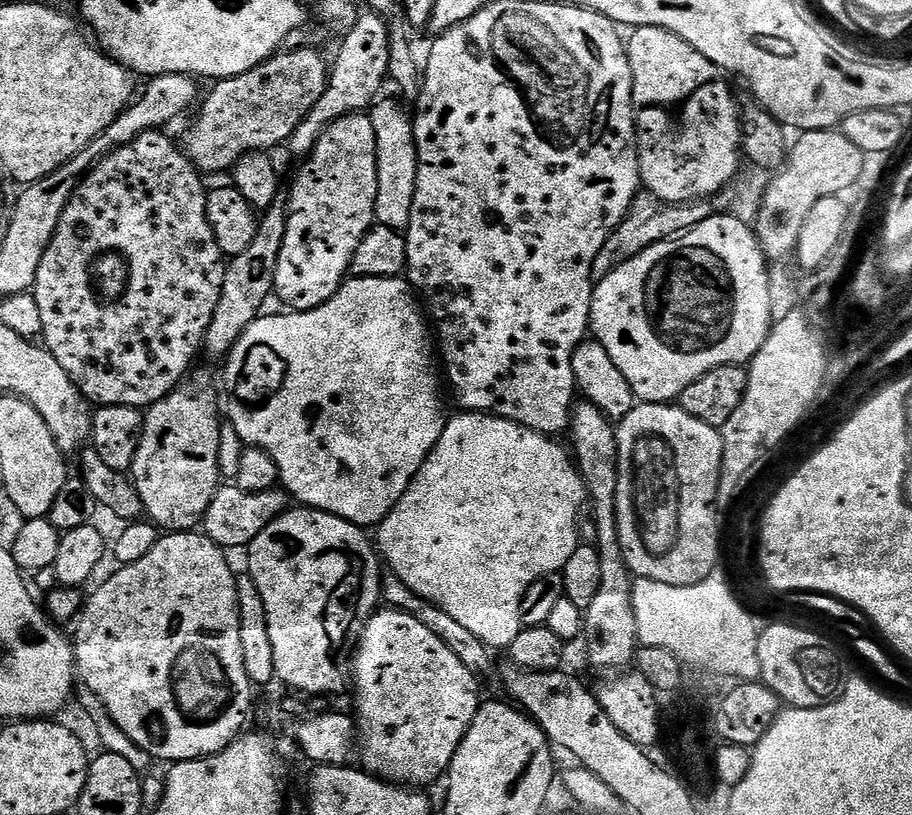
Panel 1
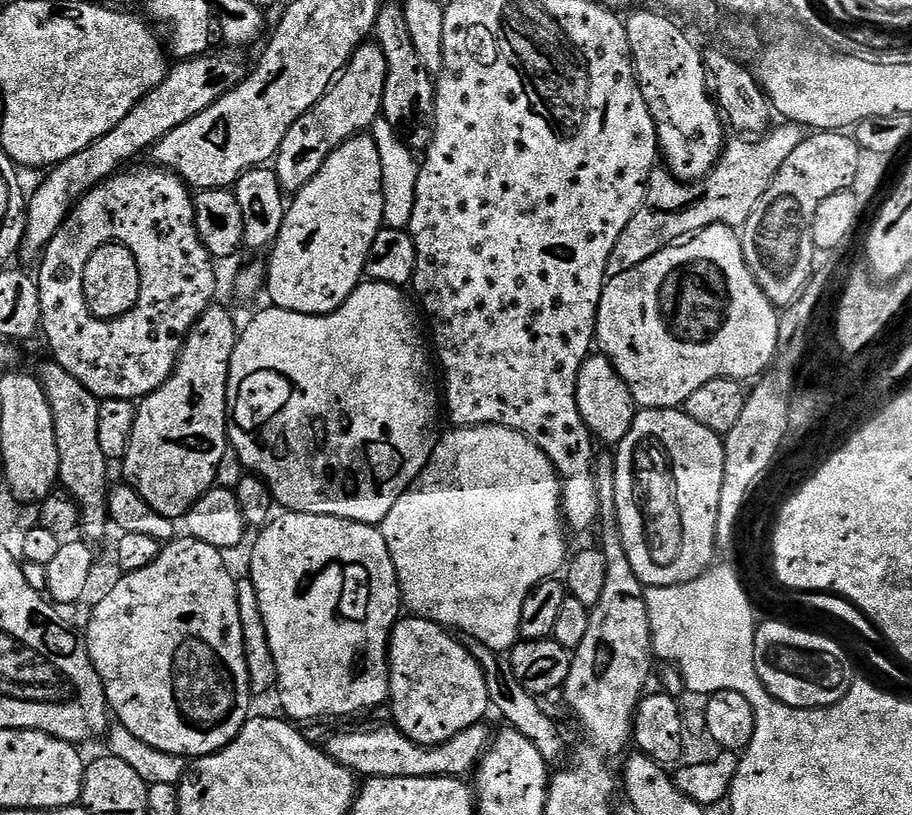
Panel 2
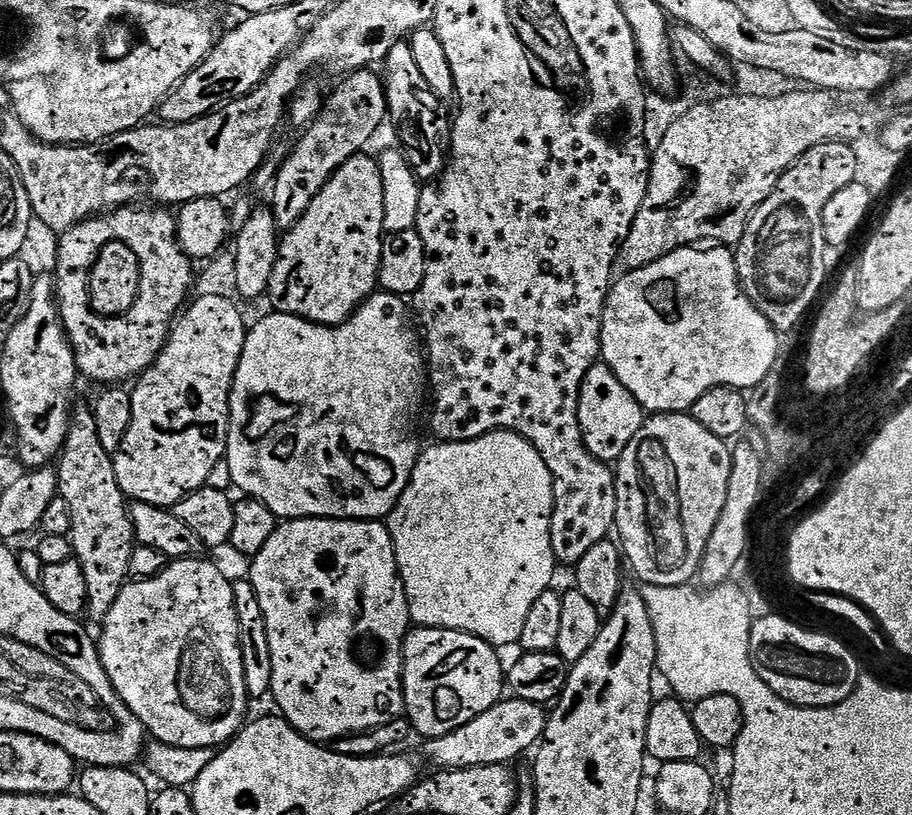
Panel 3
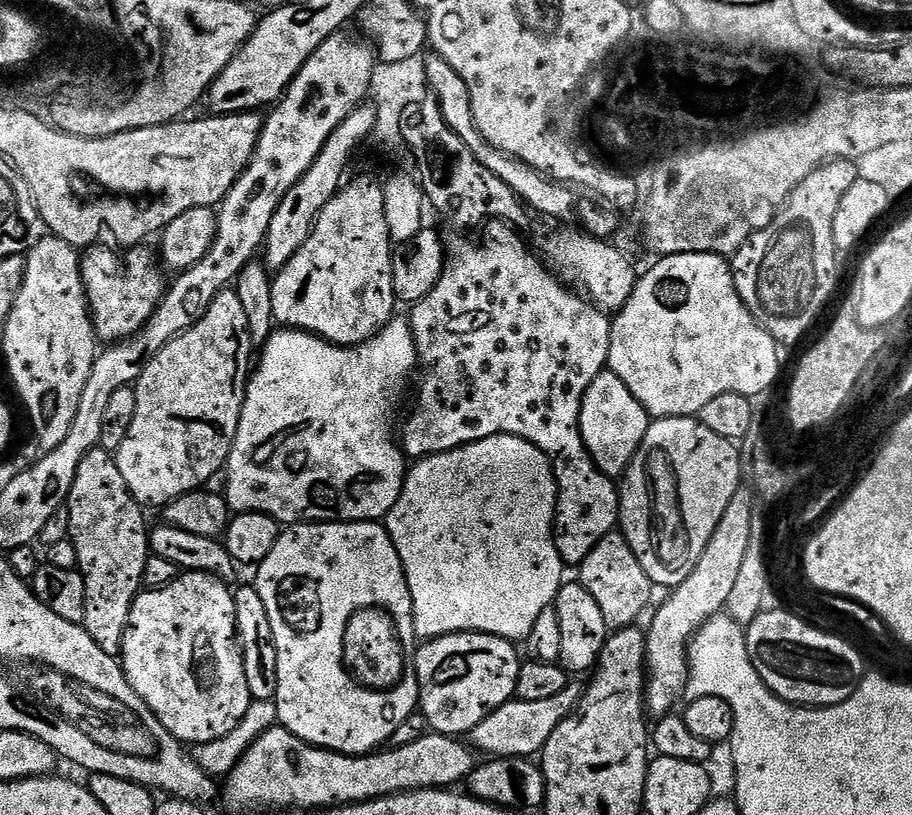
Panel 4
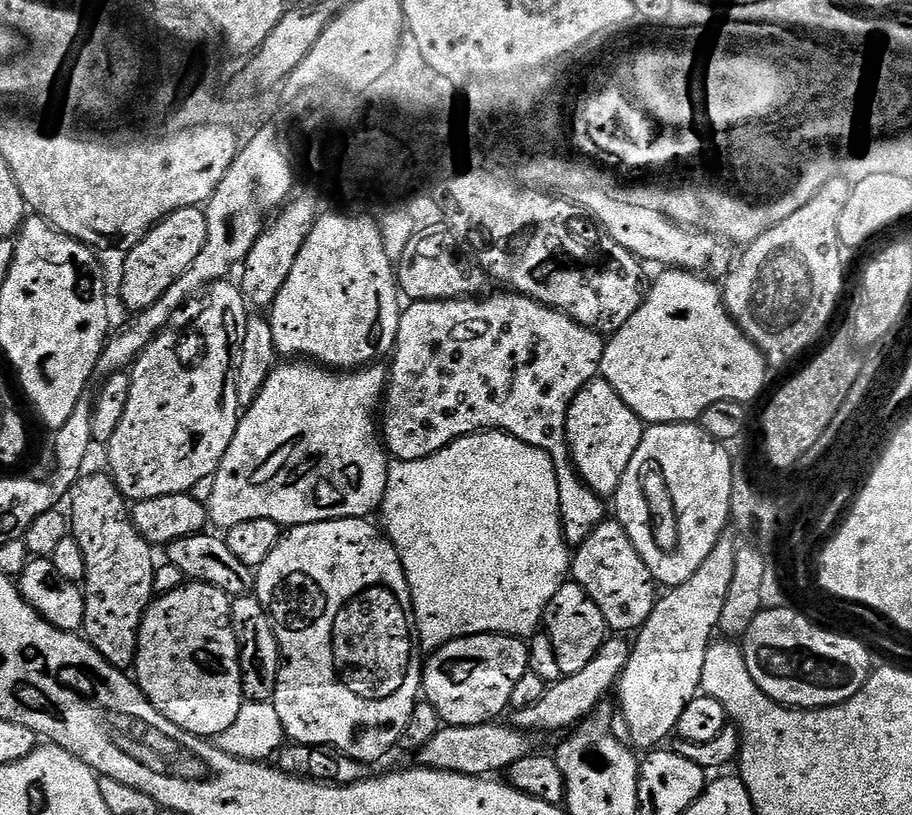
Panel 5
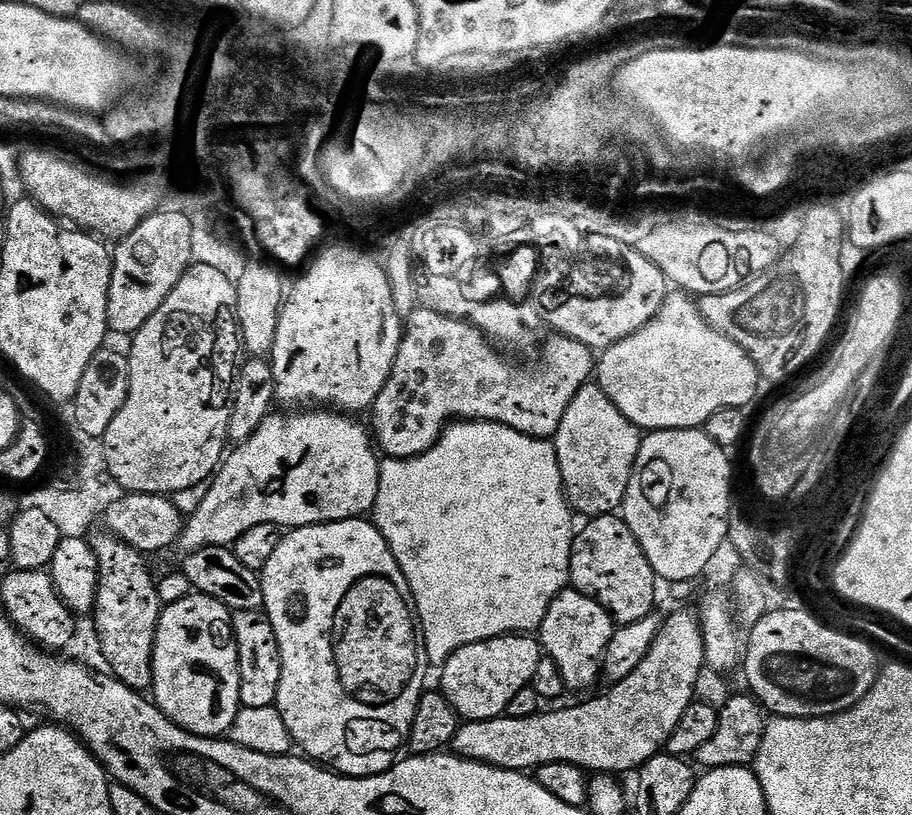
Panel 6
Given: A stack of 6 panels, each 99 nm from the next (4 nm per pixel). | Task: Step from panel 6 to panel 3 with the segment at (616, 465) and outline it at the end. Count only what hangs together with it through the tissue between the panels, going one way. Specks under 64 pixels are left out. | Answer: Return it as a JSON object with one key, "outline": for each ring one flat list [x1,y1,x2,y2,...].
{"outline":[[598,362,590,366,586,378,580,387,580,397,578,398,578,422,584,435,584,445,594,458,605,462,615,462,620,455,634,442,634,434,642,430,646,413,640,403,622,386,618,374,610,370,610,366,603,362]]}

